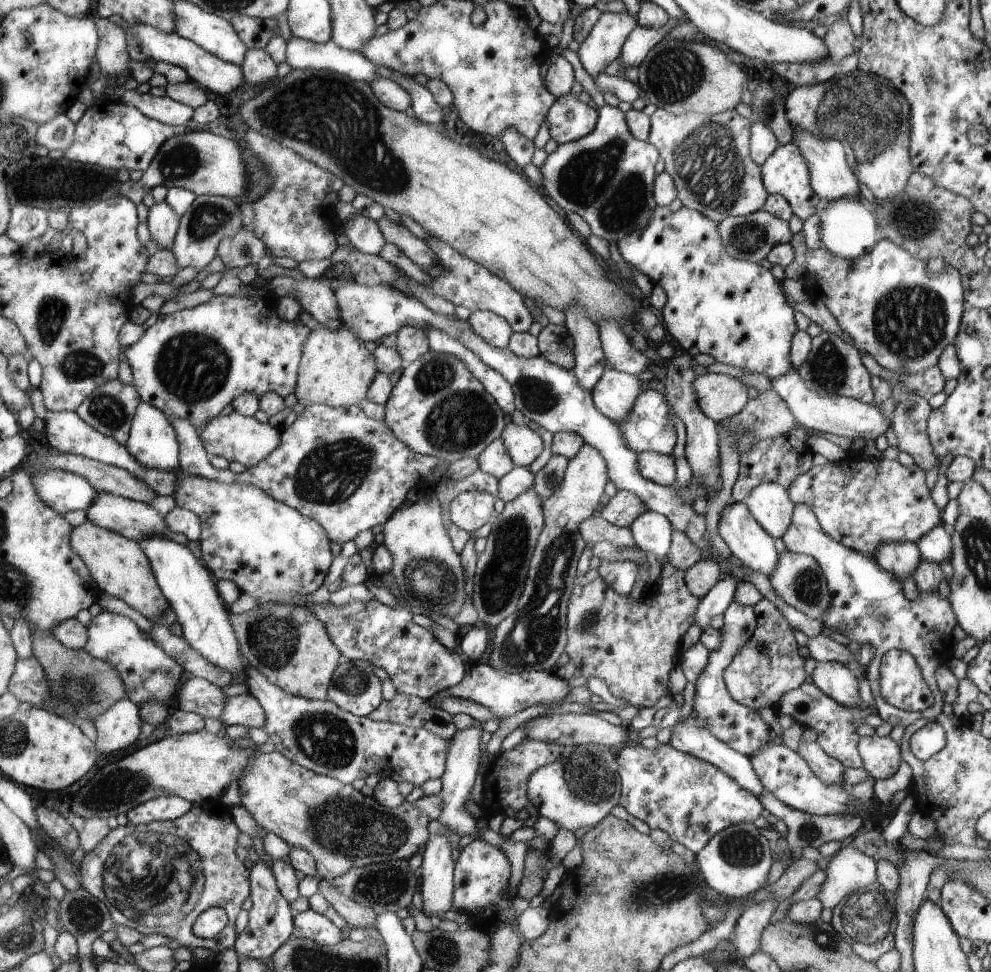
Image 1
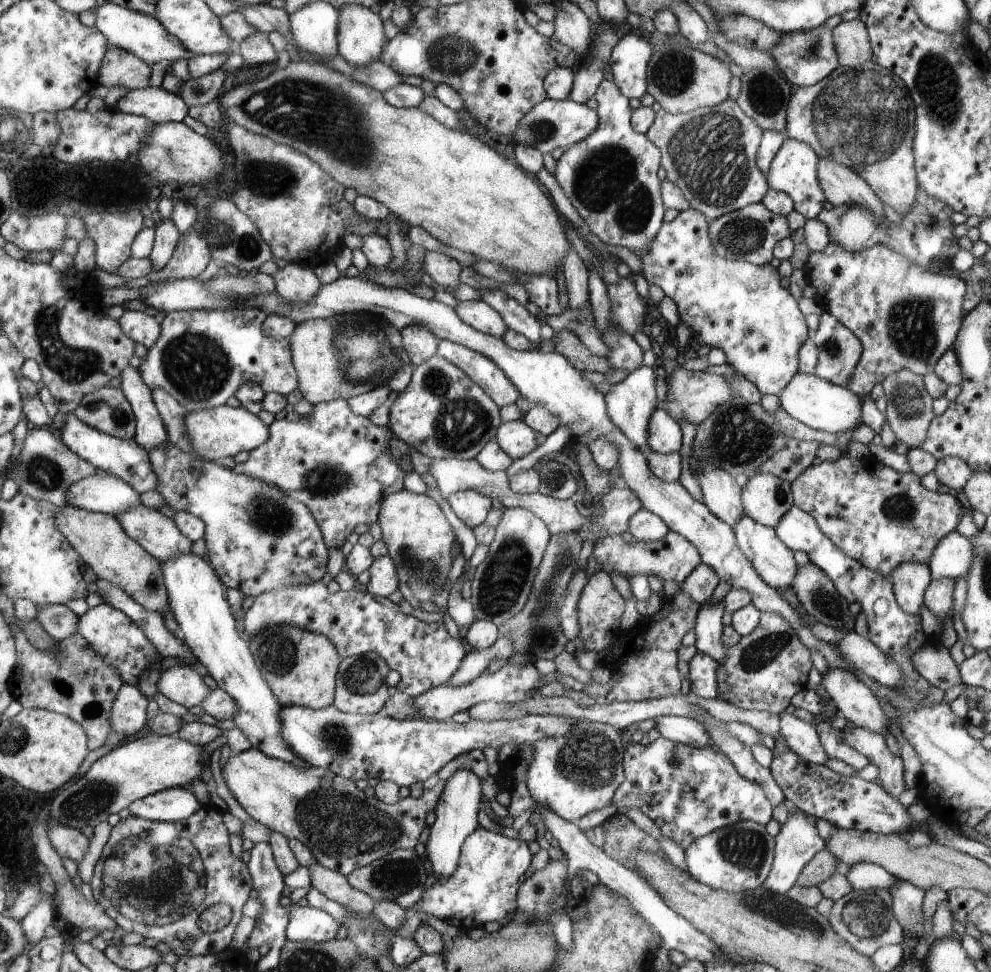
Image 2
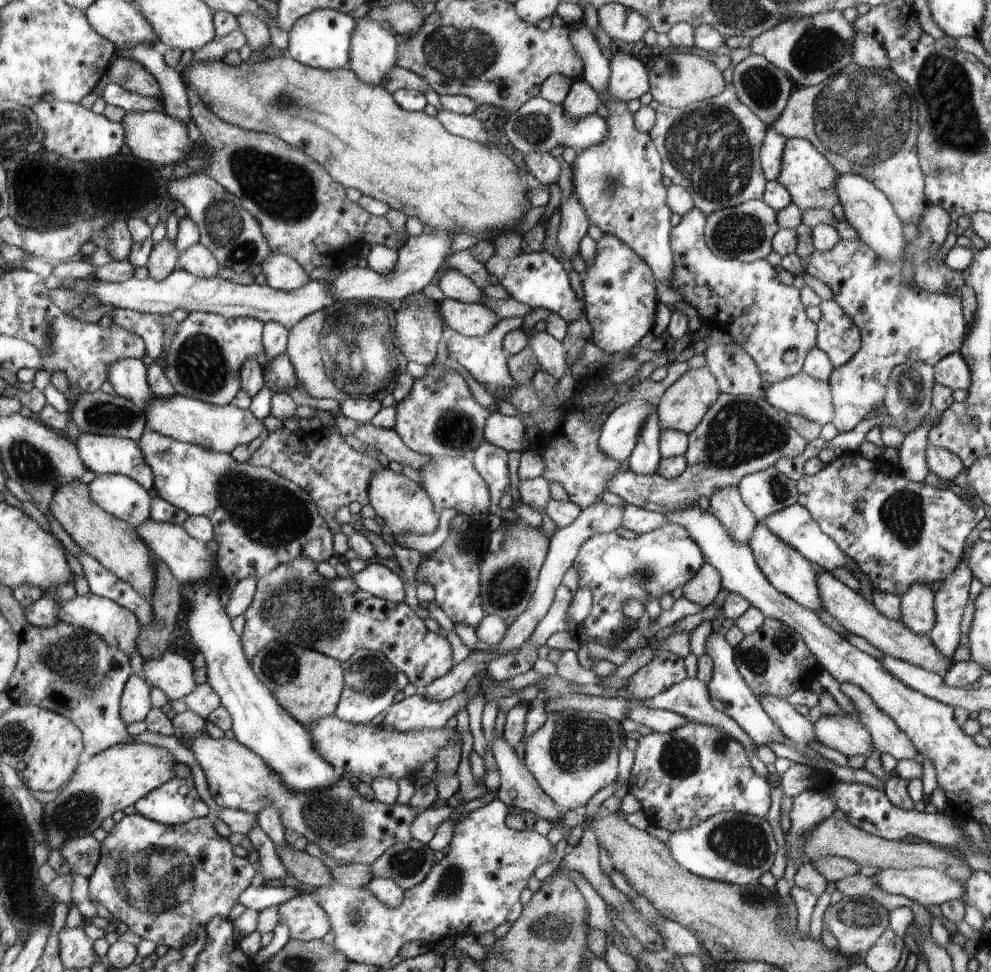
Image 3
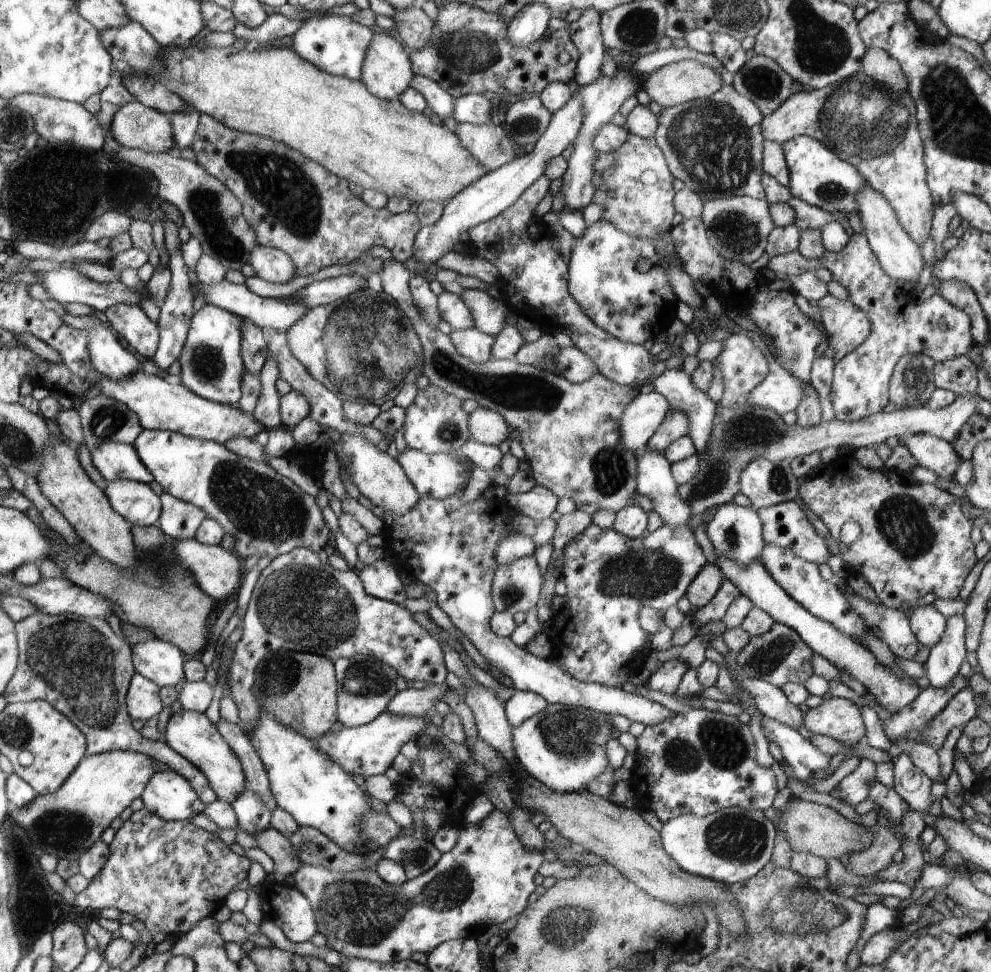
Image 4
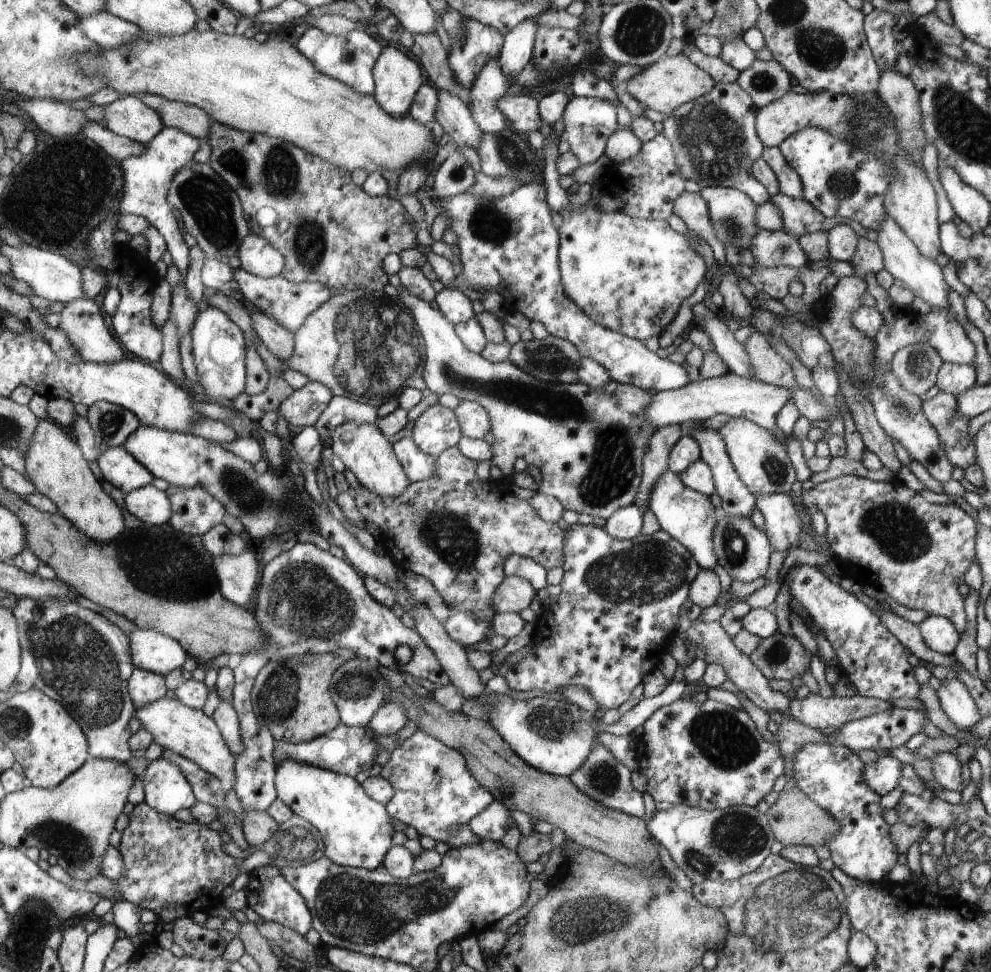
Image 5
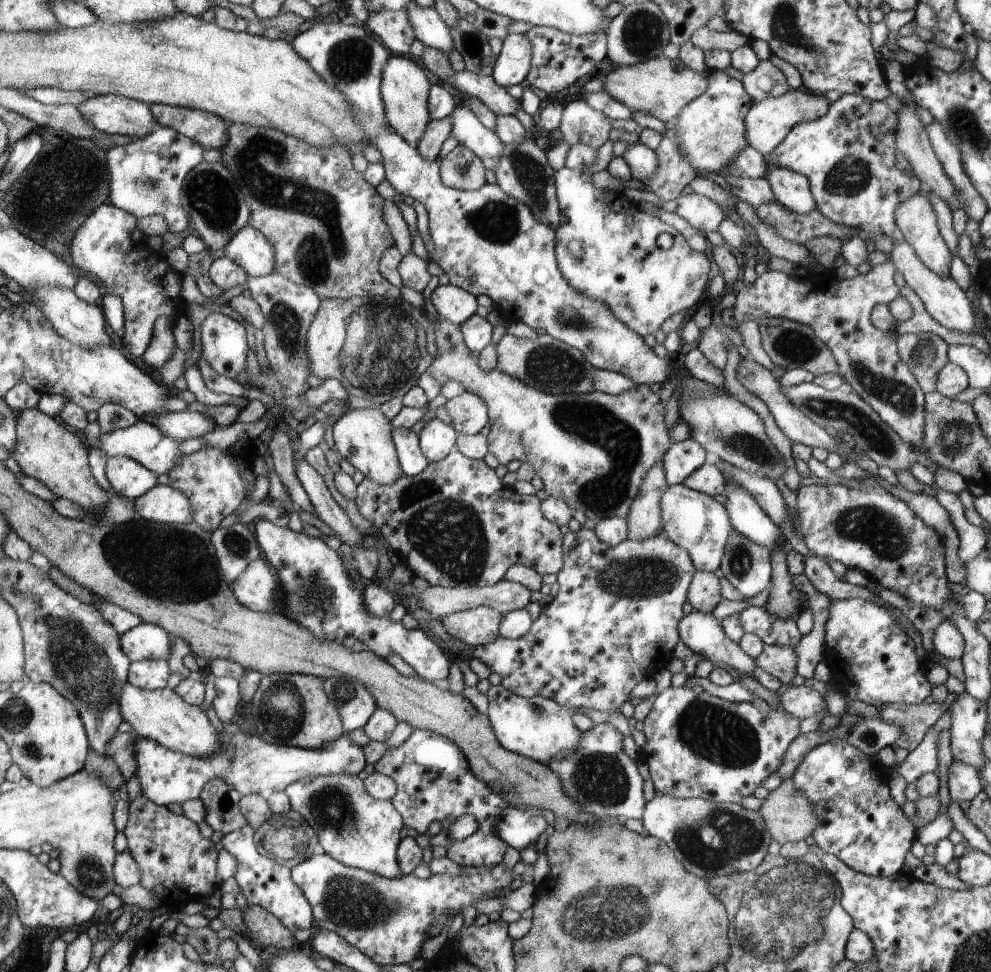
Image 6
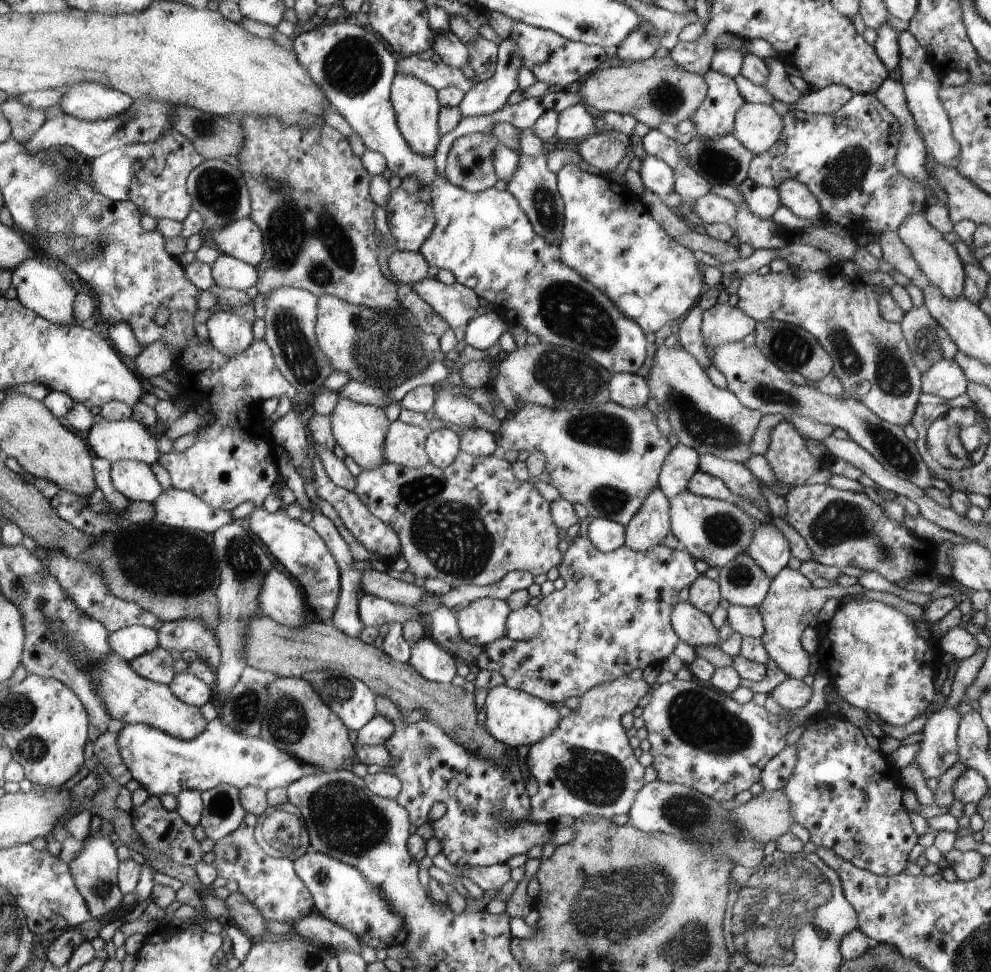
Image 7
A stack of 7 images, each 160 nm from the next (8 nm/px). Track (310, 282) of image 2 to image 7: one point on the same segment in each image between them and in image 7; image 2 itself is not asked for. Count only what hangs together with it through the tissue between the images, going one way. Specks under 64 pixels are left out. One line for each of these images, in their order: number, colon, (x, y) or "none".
3: (281, 272)
4: (272, 265)
5: (257, 255)
6: (249, 247)
7: (243, 239)

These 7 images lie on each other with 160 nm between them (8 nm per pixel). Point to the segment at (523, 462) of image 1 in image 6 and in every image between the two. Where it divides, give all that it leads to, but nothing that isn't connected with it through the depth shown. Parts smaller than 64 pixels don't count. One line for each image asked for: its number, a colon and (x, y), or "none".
2: (517, 439)
3: (507, 432)
4: (486, 426)
5: (475, 420)
6: (469, 413)

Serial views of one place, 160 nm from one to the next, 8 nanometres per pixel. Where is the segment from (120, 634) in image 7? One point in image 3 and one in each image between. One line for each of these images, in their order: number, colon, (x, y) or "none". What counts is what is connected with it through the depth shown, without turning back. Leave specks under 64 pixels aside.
3: (172, 673)
4: (157, 660)
5: (154, 652)
6: (146, 642)

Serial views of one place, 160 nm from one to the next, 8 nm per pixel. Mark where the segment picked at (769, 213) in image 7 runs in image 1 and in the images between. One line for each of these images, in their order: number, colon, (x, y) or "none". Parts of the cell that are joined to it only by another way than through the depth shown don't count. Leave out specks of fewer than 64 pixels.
1: (708, 158)
2: (710, 153)
3: (711, 148)
4: (715, 146)
5: (714, 138)
6: (753, 191)

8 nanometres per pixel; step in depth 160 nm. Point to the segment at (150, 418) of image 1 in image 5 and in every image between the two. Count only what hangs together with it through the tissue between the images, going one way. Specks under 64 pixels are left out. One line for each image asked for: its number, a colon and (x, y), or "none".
2: (150, 433)
3: (128, 377)
4: (109, 357)
5: (82, 320)

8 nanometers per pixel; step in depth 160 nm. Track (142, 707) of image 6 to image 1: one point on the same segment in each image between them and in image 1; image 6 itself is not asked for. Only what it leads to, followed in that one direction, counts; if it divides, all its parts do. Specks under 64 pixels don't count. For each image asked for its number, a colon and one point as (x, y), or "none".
1: (341, 828)
2: (345, 829)
3: (349, 828)
4: (193, 736)
5: (175, 726)

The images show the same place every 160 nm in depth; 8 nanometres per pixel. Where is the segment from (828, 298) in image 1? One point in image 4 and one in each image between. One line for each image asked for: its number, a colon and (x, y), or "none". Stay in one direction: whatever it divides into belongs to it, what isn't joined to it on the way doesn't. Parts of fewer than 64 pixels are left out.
2: (905, 317)
3: (899, 321)
4: (861, 380)

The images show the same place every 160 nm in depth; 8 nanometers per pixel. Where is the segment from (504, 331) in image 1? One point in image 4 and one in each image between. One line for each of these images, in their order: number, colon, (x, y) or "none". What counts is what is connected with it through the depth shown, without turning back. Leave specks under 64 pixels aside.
2: (482, 317)
3: (469, 319)
4: (452, 308)

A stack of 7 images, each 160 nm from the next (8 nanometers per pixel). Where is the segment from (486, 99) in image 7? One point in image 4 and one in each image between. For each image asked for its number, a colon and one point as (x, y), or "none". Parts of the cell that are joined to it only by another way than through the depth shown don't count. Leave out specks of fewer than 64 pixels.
4: (530, 24)
5: (517, 50)
6: (511, 66)

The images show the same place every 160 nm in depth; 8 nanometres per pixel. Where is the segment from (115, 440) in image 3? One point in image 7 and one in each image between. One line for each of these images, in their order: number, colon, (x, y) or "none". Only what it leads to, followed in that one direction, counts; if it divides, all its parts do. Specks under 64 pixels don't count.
4: (115, 461)
5: (116, 464)
6: (130, 479)
7: (135, 481)

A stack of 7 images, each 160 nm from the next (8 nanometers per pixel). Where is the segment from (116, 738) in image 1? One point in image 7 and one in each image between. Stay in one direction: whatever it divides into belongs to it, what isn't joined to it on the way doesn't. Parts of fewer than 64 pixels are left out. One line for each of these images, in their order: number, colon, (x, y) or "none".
2: (128, 716)
3: (136, 705)
4: (143, 699)
5: (145, 688)
6: (148, 675)
7: (156, 666)

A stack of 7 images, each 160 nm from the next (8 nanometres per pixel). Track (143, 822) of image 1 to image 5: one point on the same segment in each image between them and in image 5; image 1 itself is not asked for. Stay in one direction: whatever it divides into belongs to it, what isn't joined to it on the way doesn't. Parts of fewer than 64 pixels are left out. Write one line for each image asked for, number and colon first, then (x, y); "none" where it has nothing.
2: (170, 805)
3: (176, 802)
4: (169, 795)
5: (166, 789)

